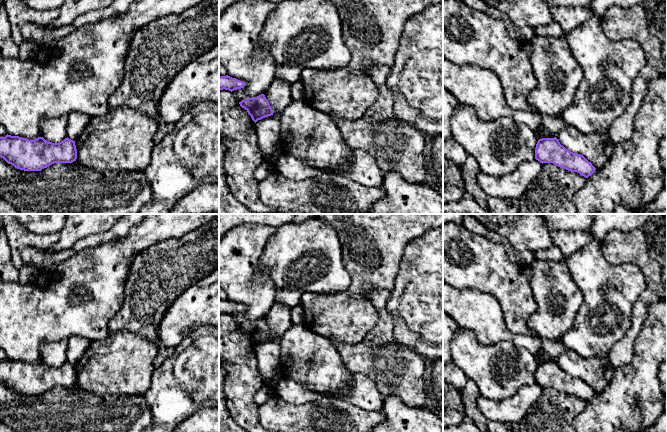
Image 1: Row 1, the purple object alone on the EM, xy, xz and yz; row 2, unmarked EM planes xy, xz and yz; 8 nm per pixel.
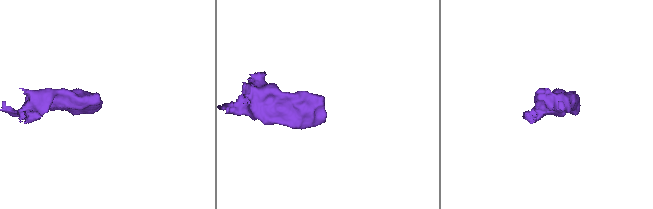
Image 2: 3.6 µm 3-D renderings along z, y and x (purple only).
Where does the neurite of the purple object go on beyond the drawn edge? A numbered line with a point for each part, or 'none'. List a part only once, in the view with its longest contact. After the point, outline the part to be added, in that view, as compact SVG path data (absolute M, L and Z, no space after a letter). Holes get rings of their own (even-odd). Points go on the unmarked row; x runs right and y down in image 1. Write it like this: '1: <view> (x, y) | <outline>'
none

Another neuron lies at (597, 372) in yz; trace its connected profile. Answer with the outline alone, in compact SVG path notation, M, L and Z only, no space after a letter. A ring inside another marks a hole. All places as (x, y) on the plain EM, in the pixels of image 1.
M567 349L556 362L570 376L583 379L596 393L603 392L611 382L615 368L609 358L584 358Z

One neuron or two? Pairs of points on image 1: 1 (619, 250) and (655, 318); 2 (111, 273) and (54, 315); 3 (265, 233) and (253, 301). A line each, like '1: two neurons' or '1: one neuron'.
1: two neurons
2: one neuron
3: one neuron

